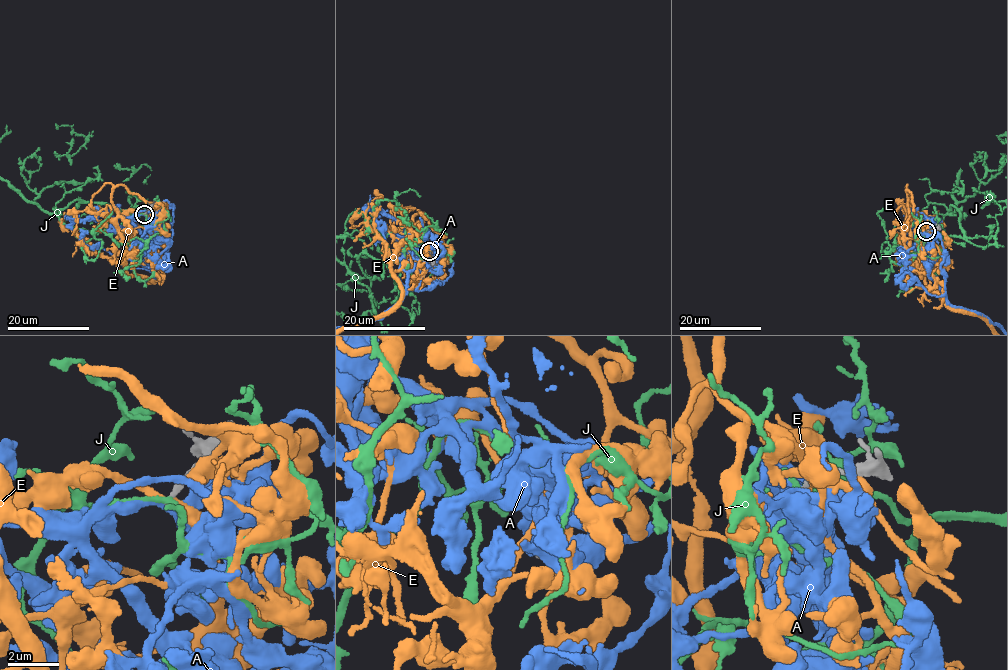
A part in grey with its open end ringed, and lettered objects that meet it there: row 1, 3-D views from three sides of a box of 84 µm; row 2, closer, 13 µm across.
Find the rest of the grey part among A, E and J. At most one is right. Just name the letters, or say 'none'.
none

